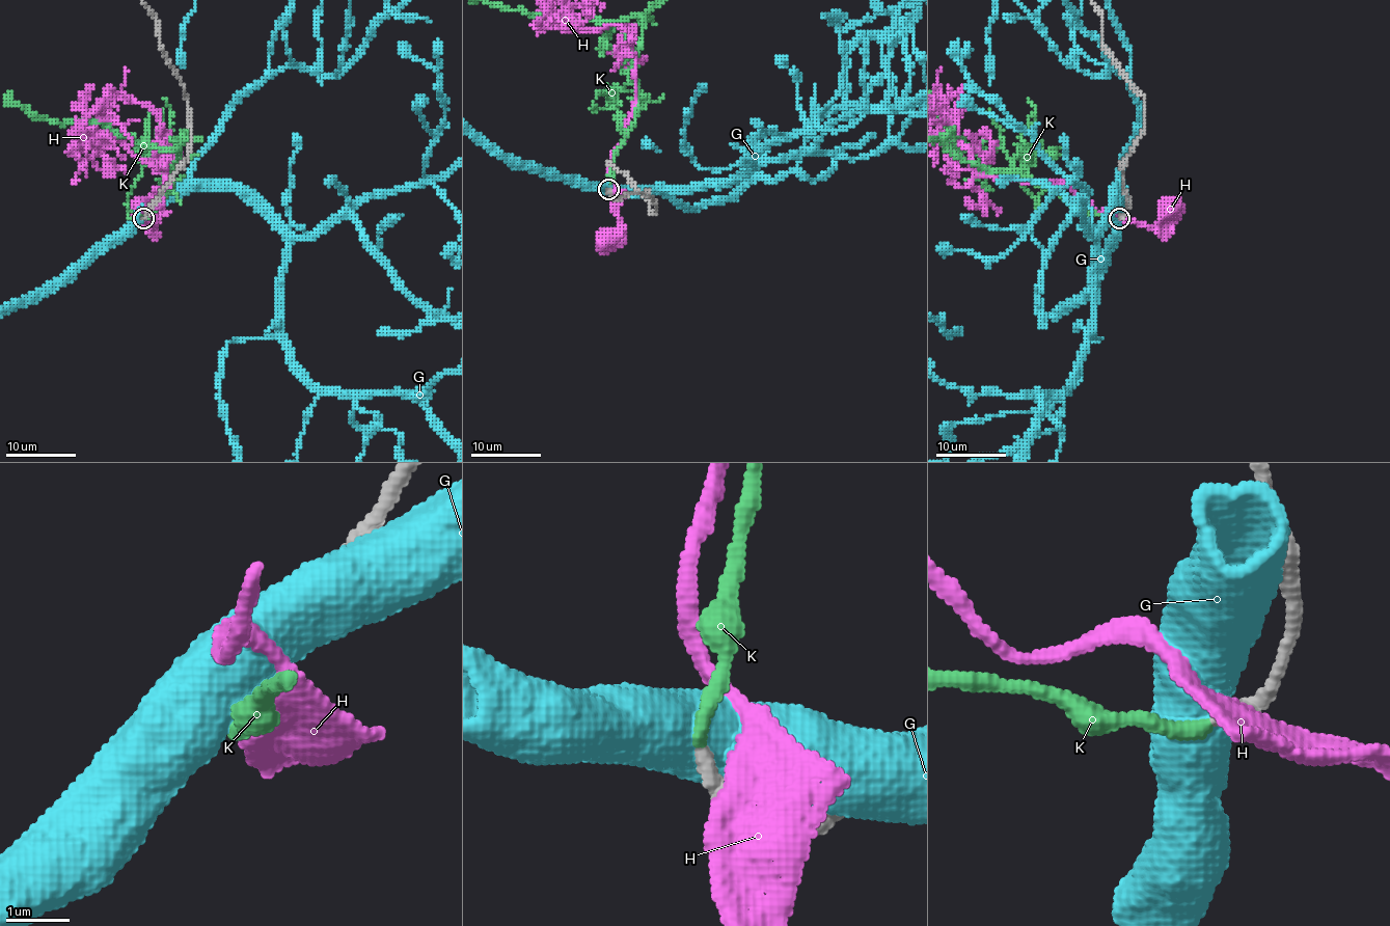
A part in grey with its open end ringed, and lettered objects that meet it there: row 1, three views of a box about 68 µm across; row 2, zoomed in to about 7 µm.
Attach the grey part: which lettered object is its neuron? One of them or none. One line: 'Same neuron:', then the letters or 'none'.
Same neuron: K

